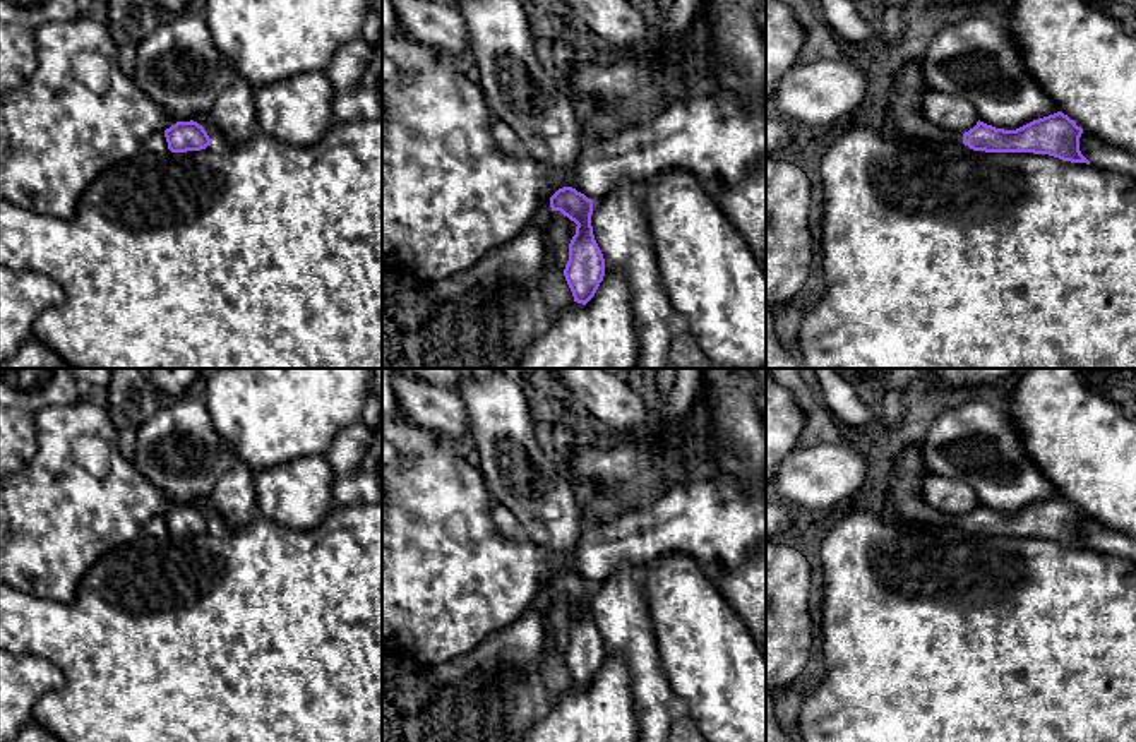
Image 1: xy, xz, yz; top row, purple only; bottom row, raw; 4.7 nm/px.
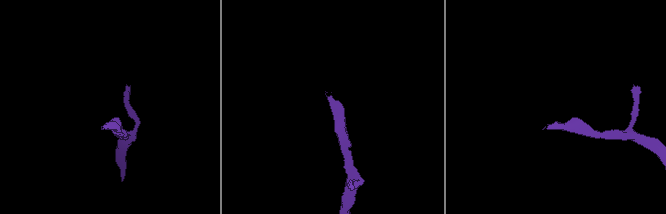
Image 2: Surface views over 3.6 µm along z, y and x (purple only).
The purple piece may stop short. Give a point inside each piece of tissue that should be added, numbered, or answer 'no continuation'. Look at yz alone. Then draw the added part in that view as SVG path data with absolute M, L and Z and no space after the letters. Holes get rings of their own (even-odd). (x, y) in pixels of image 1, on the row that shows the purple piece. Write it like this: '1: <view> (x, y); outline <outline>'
1: yz (903, 105); outline M917 55L891 75L884 108L884 129L898 135L963 142L963 134L948 132L922 117L922 99L929 89L922 67L924 55Z

